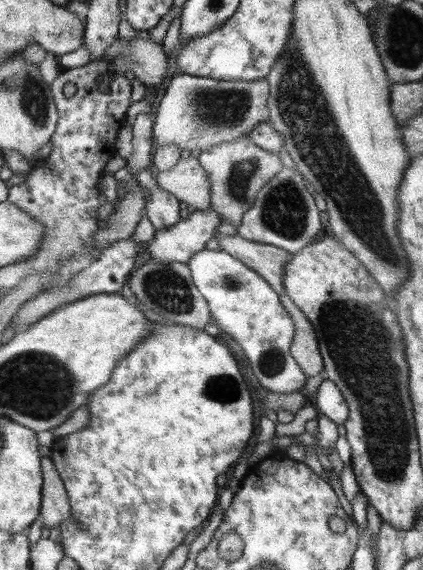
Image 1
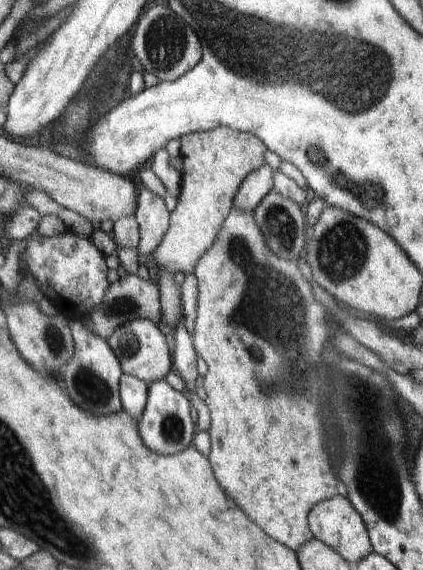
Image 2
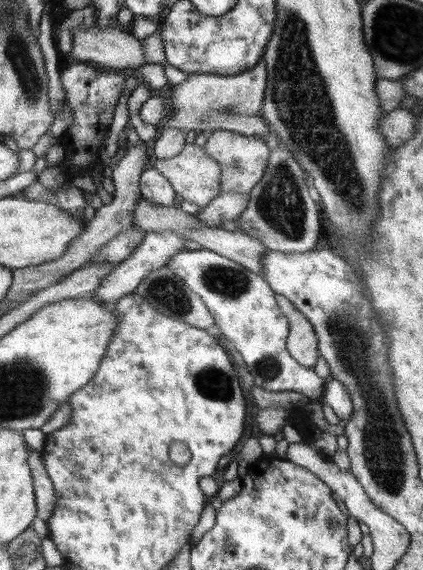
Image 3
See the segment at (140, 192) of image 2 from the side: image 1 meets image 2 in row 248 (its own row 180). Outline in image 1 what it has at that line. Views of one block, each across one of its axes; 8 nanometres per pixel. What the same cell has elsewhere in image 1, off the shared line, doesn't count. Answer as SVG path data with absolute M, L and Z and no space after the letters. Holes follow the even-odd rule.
M142 169L135 176L143 188L145 199L144 213L156 230L174 226L180 219L179 200L169 192L162 190L148 169Z

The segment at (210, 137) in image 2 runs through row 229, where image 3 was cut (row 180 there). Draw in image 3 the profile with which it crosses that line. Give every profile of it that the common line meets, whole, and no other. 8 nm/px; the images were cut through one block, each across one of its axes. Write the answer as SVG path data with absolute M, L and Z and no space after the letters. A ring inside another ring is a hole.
M186 143L182 152L169 159L157 159L154 162L155 169L170 181L172 188L178 192L184 200L204 208L220 192L220 163L208 156L204 146L195 143Z

